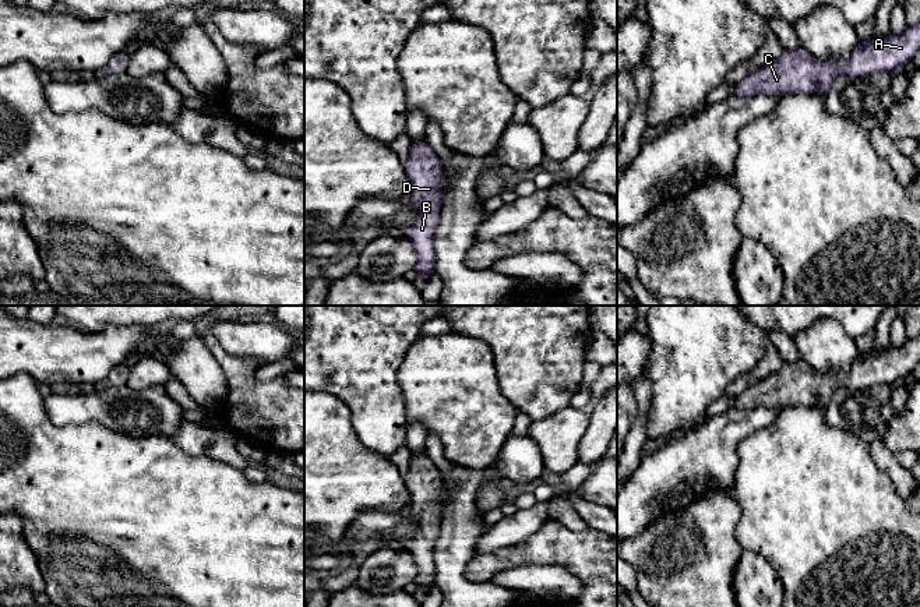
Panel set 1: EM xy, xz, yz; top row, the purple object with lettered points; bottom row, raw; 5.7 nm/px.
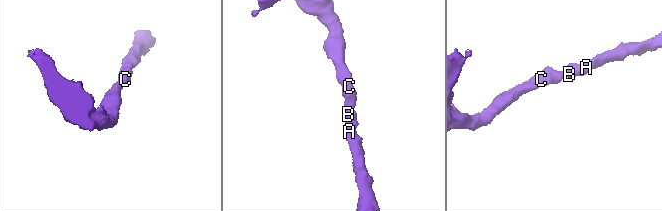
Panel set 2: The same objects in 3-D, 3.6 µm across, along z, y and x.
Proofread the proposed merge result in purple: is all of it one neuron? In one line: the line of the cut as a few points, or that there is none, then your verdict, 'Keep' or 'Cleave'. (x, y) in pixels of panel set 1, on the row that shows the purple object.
No split. Keep

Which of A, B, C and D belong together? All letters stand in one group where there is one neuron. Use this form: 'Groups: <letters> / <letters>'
Groups: A B C D

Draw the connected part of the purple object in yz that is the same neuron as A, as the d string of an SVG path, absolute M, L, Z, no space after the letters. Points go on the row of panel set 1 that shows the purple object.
M920 22L900 35L889 33L880 42L860 40L845 63L813 57L801 46L783 53L734 85L730 96L789 95L826 92L838 74L861 77L873 73L893 73L920 50Z

